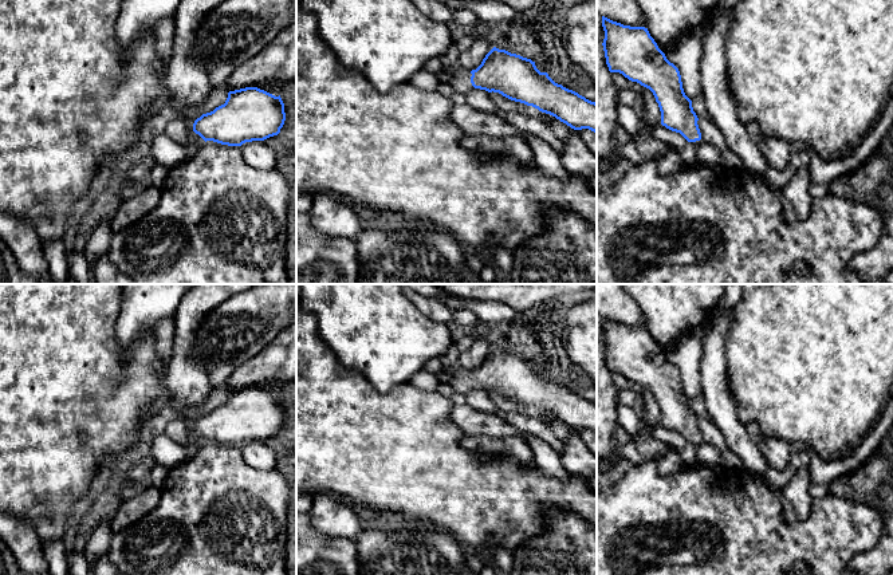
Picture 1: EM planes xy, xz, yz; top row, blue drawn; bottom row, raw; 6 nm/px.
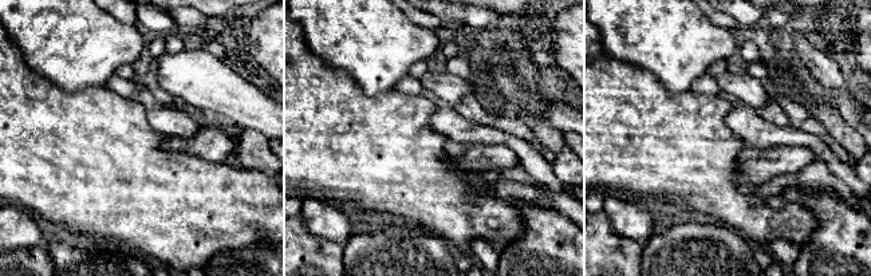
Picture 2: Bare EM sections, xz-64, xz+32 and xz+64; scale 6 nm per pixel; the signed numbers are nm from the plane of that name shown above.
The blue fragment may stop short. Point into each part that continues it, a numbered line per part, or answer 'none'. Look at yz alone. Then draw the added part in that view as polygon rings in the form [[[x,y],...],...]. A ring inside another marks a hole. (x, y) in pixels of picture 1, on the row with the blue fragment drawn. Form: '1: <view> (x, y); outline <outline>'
1: yz (707, 154); outline [[[703,138],[700,141],[693,142],[697,153],[697,162],[711,166],[719,168],[724,166],[721,153],[713,145],[705,142]]]

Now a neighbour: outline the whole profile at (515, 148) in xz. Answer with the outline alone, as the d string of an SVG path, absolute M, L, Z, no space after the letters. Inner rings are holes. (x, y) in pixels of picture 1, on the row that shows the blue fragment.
M465 135L461 139L461 146L467 150L479 151L483 155L511 158L522 164L530 164L535 159L530 143L520 135L507 138Z

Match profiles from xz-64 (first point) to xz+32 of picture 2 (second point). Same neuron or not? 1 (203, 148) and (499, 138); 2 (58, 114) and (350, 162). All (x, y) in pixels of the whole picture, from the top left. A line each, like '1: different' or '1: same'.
1: different
2: same

